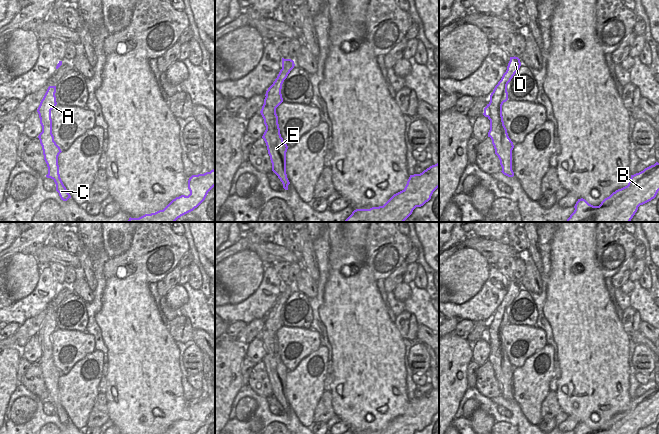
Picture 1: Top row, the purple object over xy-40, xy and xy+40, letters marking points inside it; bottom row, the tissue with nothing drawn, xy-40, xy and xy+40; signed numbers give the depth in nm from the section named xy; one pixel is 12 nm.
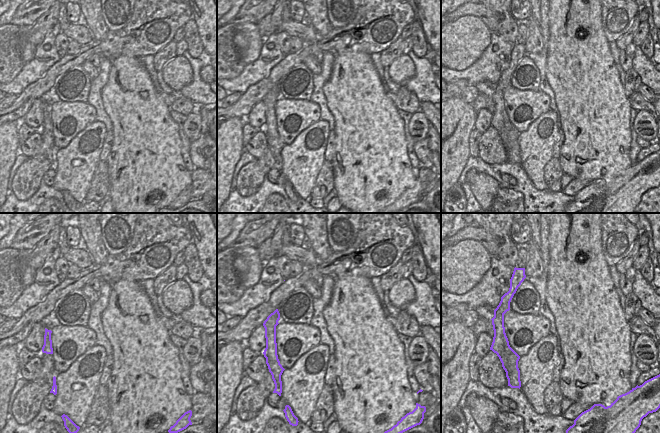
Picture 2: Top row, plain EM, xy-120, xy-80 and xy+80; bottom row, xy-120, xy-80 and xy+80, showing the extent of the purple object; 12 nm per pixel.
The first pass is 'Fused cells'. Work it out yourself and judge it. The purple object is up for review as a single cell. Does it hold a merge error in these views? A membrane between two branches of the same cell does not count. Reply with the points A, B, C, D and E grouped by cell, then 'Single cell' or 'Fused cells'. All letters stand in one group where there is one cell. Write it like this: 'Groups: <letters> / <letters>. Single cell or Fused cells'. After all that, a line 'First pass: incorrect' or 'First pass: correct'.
Groups: A C D E / B. Fused cells
First pass: correct

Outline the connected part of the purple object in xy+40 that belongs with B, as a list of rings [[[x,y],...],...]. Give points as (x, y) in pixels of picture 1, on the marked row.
[[[656,162],[643,171],[631,175],[627,186],[613,192],[599,206],[593,206],[583,198],[578,199],[574,206],[574,212],[566,222],[630,222],[638,207],[654,199],[658,191],[659,163]]]

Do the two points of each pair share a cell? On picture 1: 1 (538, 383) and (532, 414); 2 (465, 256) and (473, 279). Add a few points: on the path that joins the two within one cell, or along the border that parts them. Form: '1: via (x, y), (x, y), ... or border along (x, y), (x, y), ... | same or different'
1: via (532, 391), (532, 406) | same
2: via (466, 262), (467, 273) | same

